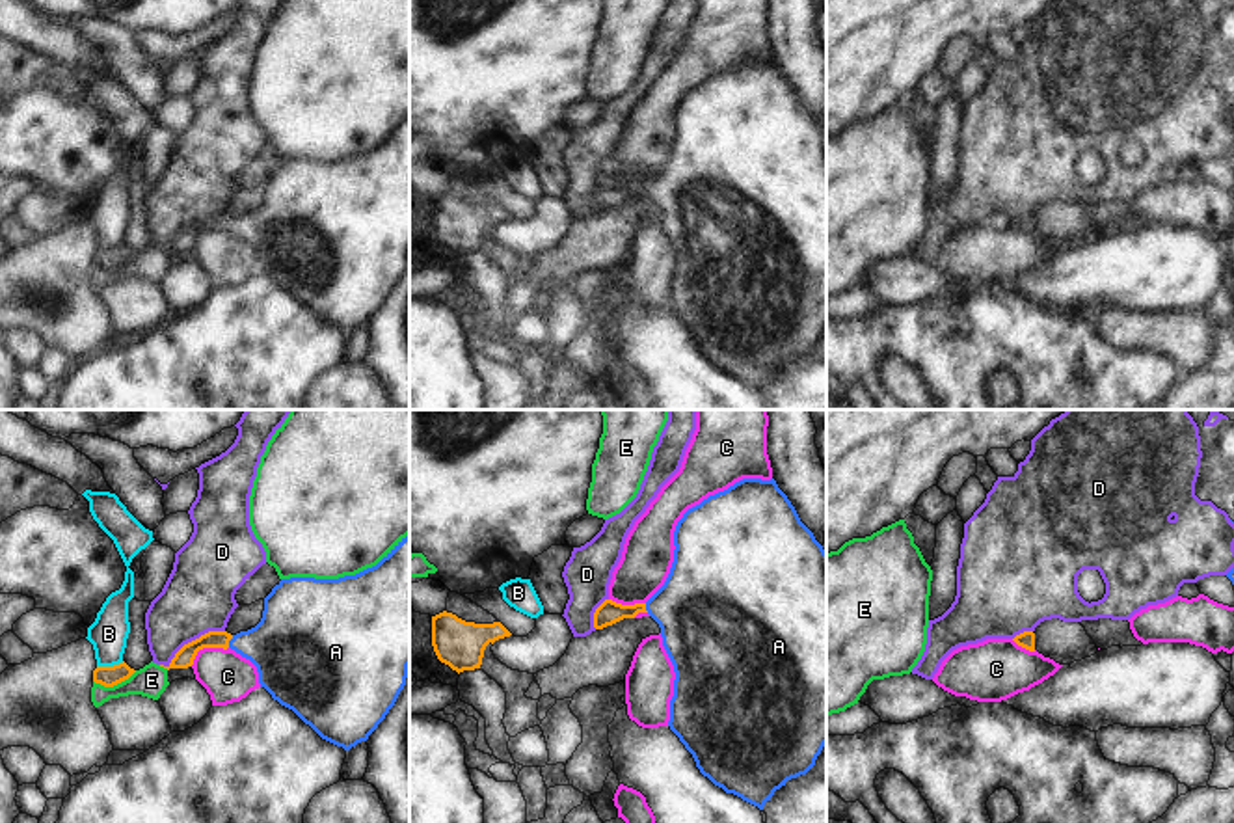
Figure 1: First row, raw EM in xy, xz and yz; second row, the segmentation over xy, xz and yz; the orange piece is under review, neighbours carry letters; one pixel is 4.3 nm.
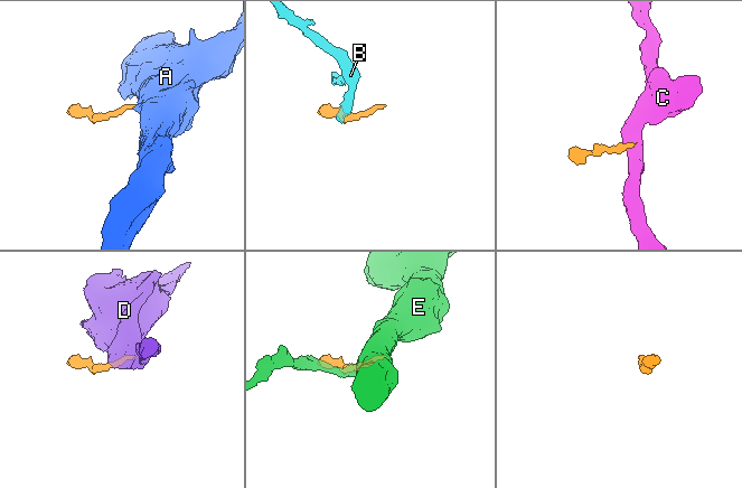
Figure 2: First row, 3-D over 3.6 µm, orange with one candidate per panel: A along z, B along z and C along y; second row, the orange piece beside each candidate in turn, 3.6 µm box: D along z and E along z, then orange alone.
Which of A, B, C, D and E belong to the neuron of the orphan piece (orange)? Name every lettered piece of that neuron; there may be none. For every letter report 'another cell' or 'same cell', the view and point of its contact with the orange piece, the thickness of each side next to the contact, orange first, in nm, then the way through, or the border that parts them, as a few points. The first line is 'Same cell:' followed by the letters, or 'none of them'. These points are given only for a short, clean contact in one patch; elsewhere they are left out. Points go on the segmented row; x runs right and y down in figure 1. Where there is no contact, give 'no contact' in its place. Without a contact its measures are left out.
Same cell: A
A: same cell | xy (229, 639) | 80/320 nm | across xy (185, 658), (203, 641), (229, 639), (250, 645), (287, 645)
B: another cell | xy (110, 667) | 90/170 nm | along xy (123, 661), (112, 667), (97, 667)
C: another cell | xy (205, 647) | 80/220 nm | along xy (228, 647), (201, 648), (190, 665)
D: another cell | xy (192, 641) | 80/300 nm | along xy (224, 630), (201, 634), (188, 641), (166, 665), (160, 665)
E: another cell | xy (114, 684) | 90/140 nm | along xy (136, 671), (112, 686), (93, 682)

